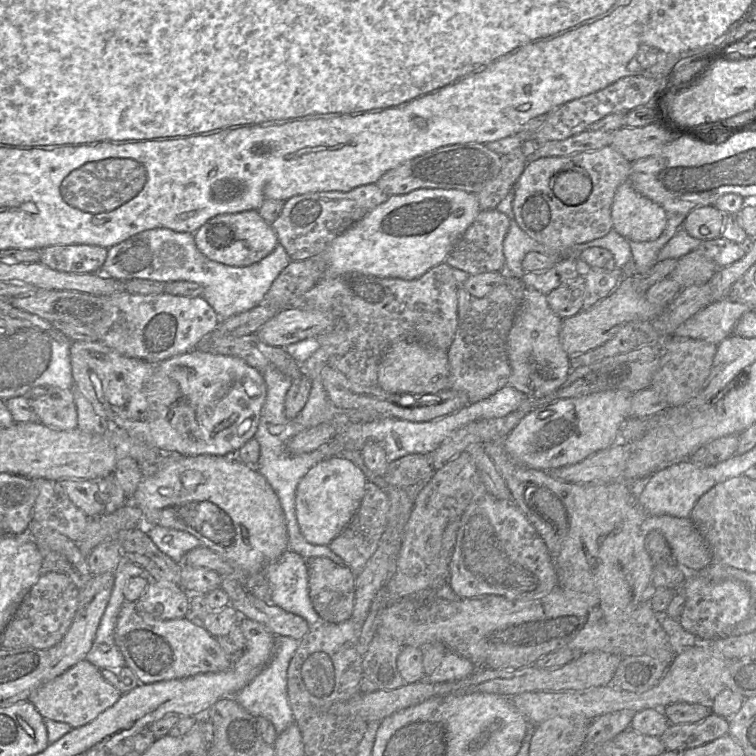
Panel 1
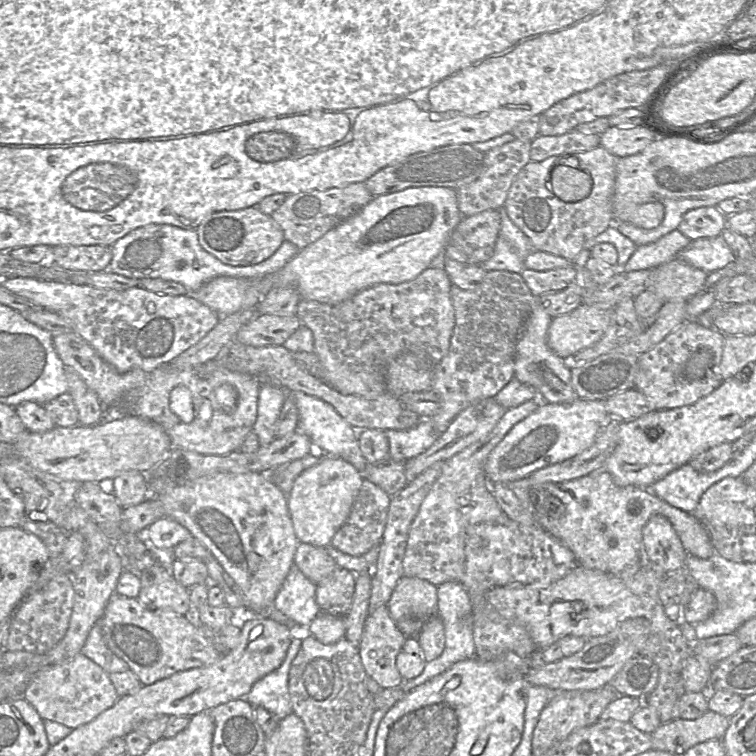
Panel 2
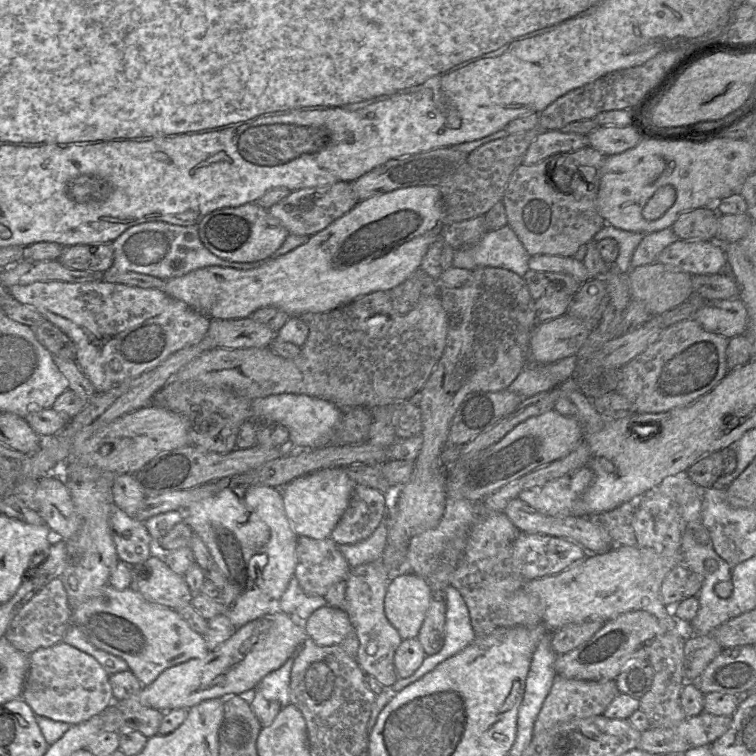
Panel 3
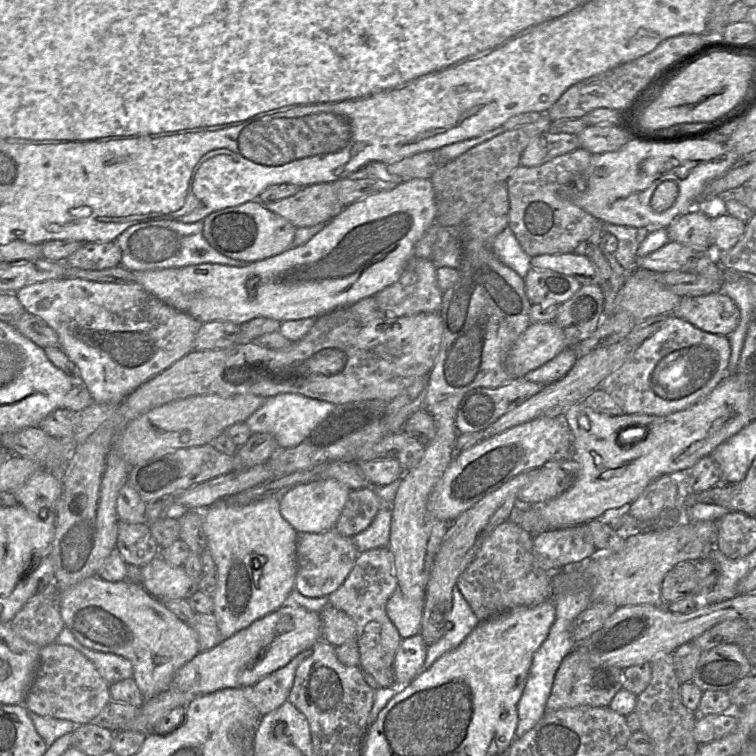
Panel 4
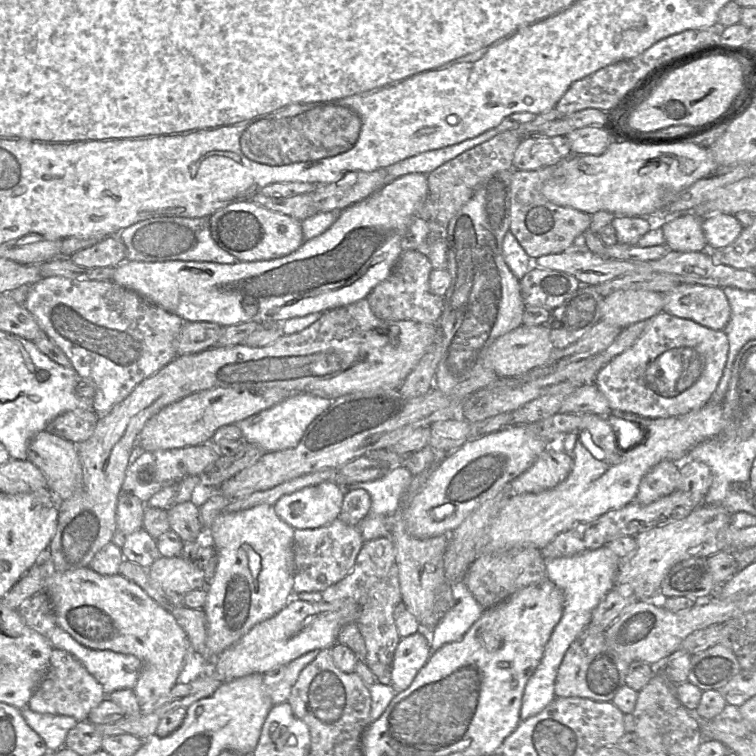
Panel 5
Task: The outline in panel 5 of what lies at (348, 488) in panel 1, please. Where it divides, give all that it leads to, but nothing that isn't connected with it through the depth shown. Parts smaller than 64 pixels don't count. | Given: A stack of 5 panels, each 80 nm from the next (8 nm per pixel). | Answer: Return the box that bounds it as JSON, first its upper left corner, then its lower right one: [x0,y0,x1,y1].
[273,481,345,529]

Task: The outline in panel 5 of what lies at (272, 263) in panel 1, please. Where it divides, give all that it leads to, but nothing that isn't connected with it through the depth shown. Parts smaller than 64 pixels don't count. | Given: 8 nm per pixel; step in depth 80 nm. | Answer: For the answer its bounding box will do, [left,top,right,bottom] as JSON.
[118,216,240,264]

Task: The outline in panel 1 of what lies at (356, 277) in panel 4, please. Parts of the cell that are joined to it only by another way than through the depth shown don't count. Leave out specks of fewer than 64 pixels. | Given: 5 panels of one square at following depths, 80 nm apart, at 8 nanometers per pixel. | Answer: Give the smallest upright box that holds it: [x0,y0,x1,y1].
[324,188,480,278]

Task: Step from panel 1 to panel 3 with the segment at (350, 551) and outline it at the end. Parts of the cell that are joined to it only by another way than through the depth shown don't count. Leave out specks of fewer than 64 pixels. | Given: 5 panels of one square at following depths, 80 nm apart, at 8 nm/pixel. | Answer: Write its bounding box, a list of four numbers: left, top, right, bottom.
[330,486,387,545]

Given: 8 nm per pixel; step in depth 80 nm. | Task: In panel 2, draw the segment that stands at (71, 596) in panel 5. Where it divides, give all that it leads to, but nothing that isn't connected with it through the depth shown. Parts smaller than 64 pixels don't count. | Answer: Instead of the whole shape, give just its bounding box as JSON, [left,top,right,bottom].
[99,593,221,685]

